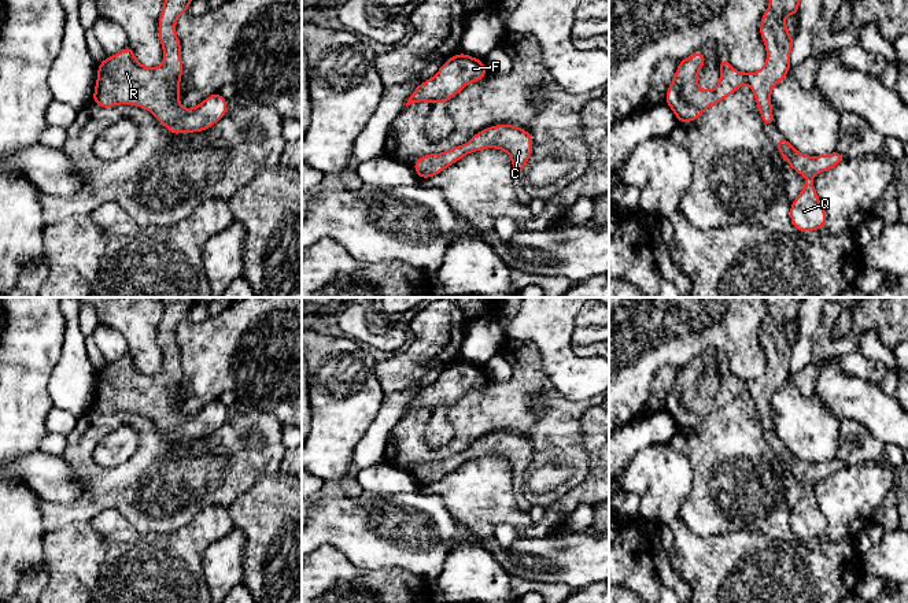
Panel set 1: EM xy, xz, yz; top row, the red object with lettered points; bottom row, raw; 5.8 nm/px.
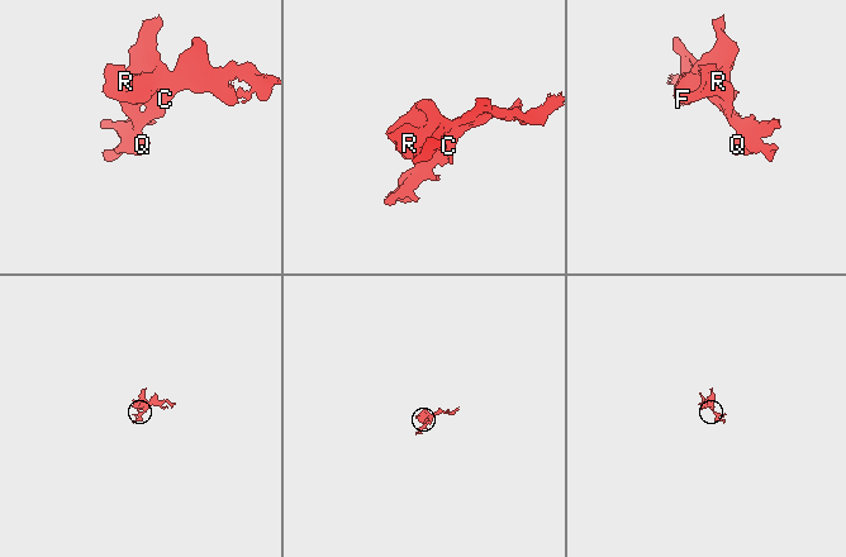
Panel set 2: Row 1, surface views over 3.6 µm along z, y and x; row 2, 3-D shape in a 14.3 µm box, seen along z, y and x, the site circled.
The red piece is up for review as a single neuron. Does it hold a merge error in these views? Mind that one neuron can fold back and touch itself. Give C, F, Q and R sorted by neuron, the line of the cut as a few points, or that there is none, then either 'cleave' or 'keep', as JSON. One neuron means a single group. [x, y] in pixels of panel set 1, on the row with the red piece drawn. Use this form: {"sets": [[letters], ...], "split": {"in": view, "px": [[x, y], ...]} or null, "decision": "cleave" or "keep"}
{"sets": [["C", "F", "Q", "R"]], "split": null, "decision": "keep"}

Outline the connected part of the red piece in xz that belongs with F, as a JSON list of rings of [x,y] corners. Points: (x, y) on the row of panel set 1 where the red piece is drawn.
[[[462,52],[451,56],[432,78],[414,89],[406,107],[418,101],[428,101],[431,104],[446,103],[458,95],[468,84],[484,78],[486,73],[487,69],[484,63],[473,56]]]

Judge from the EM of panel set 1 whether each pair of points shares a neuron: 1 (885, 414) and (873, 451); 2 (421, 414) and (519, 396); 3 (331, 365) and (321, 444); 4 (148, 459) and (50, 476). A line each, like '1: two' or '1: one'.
1: two
2: one
3: one
4: two

